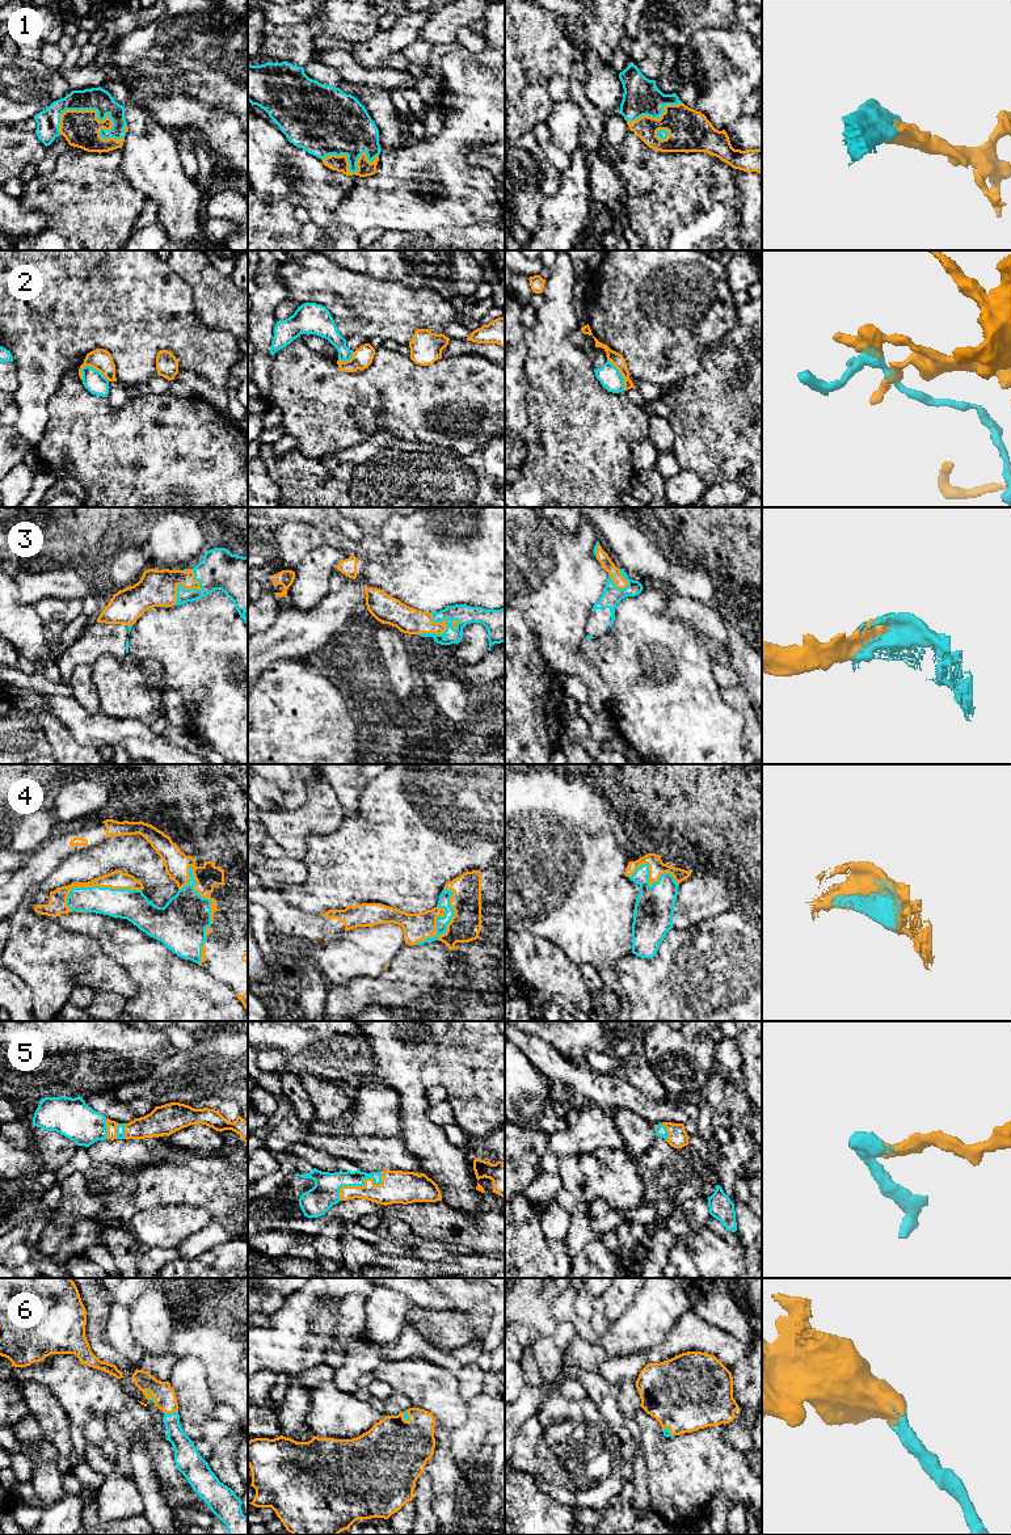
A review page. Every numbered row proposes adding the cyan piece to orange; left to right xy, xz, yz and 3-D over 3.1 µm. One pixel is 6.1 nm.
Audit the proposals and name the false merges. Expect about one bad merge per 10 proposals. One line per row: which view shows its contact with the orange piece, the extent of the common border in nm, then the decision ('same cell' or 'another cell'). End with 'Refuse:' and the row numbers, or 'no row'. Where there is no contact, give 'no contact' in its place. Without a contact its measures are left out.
1: contact in xy; length 420 nm; same cell
2: contact in xy; length 200 nm; another cell
3: contact in xy; length 260 nm; same cell
4: contact in xz; length 400 nm; same cell
5: contact in xz; length 320 nm; same cell
6: contact in xy; length 90 nm; same cell
Refuse: 2

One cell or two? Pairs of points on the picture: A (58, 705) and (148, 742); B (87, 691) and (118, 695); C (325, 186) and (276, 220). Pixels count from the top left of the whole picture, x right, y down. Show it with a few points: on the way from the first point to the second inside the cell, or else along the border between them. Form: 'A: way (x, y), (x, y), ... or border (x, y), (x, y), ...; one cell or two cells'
A: way (80, 722), (88, 730), (126, 733); one cell
B: border (92, 665), (92, 682), (101, 711); two cells
C: border (264, 198), (289, 201), (295, 205); two cells

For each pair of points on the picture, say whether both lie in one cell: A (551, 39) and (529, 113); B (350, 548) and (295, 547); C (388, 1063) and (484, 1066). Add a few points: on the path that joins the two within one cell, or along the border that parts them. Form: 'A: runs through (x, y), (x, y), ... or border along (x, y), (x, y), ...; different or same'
A: runs through (534, 58), (534, 85), (529, 95); same
B: runs through (337, 540), (308, 539); same
C: border along (441, 1038), (421, 1070), (420, 1079), (426, 1088); different

